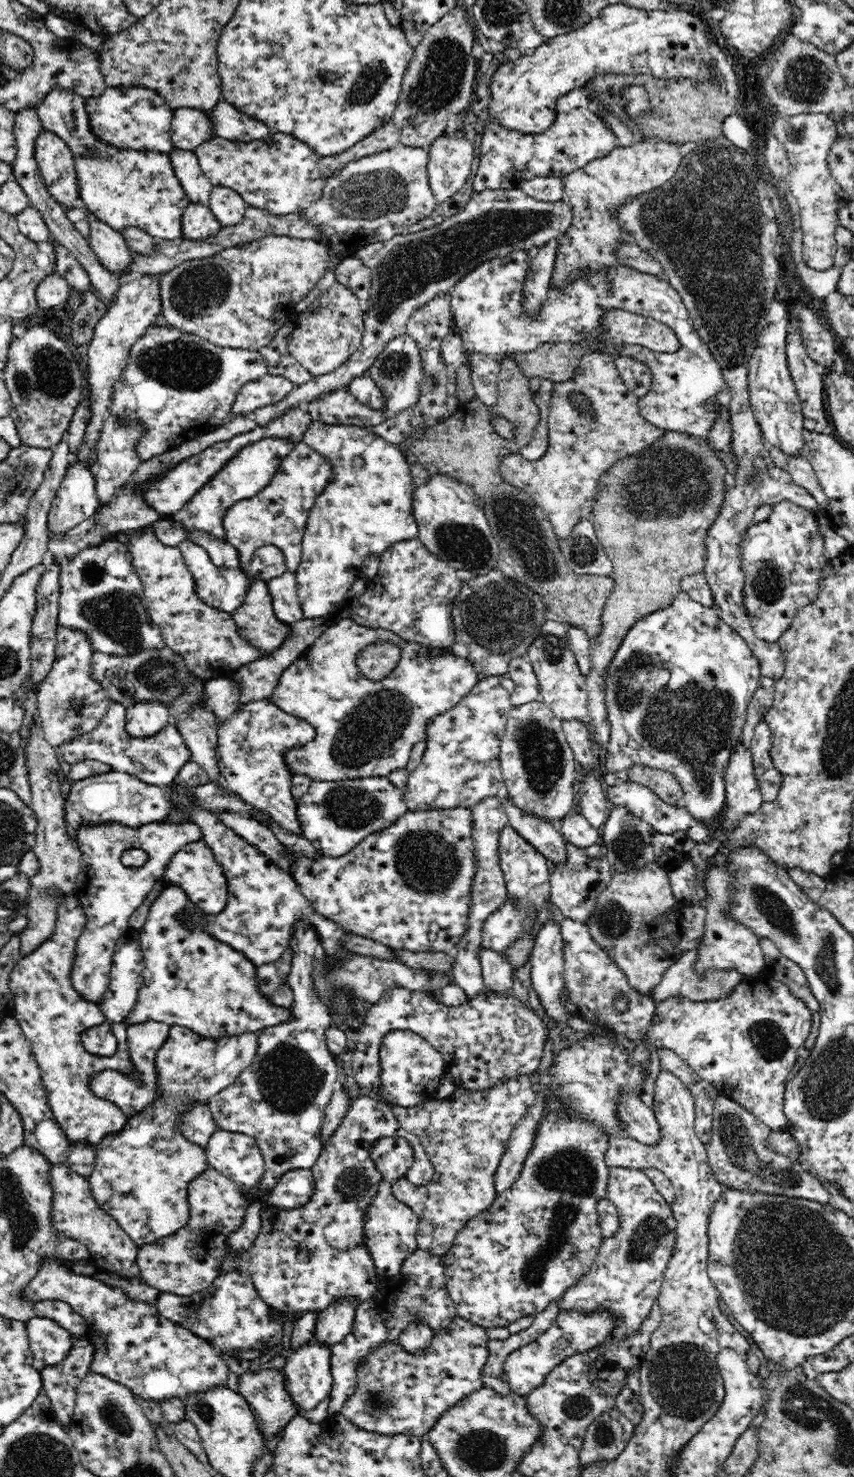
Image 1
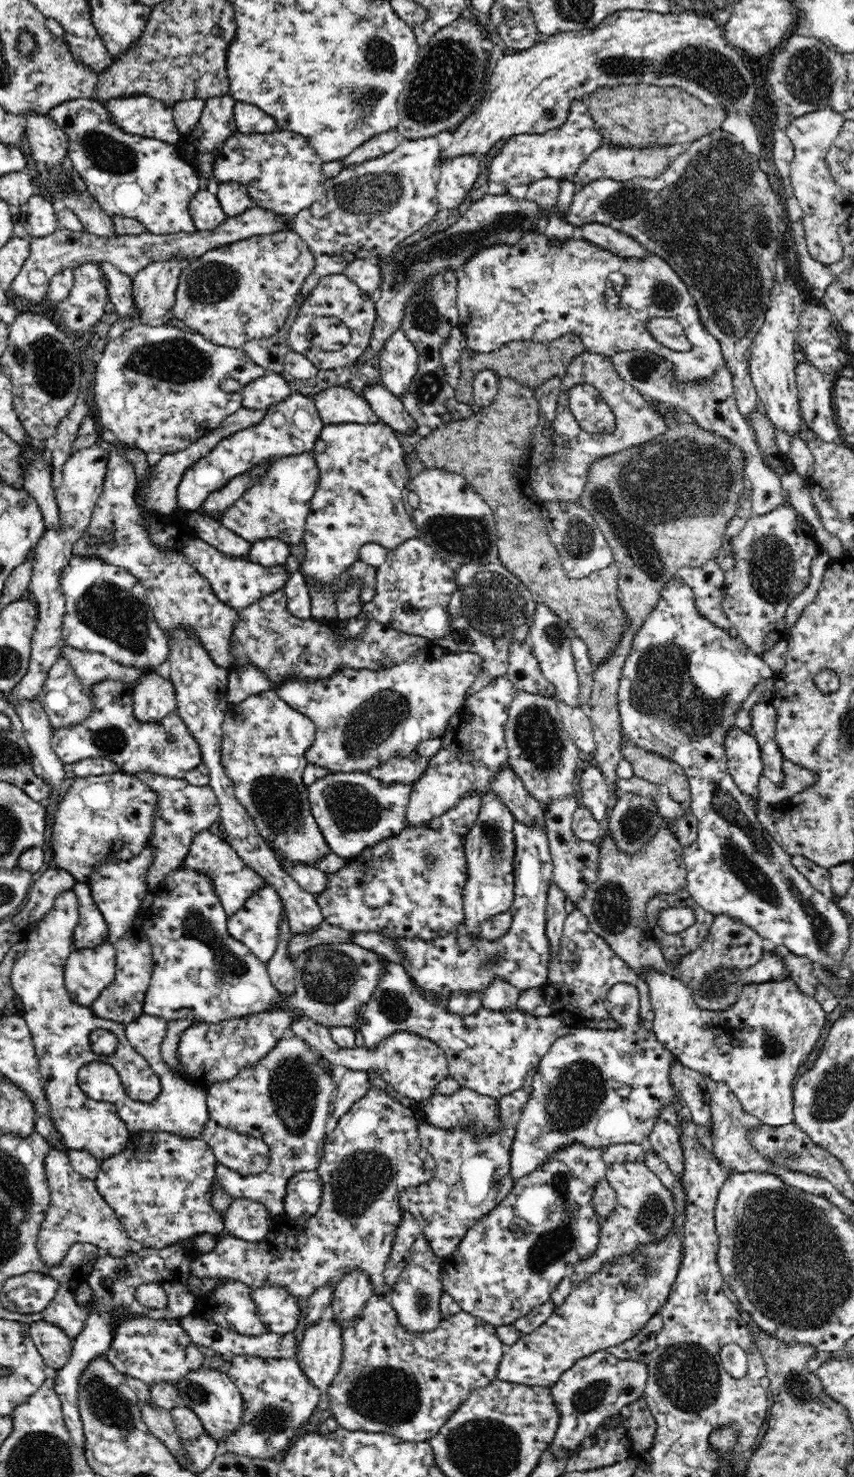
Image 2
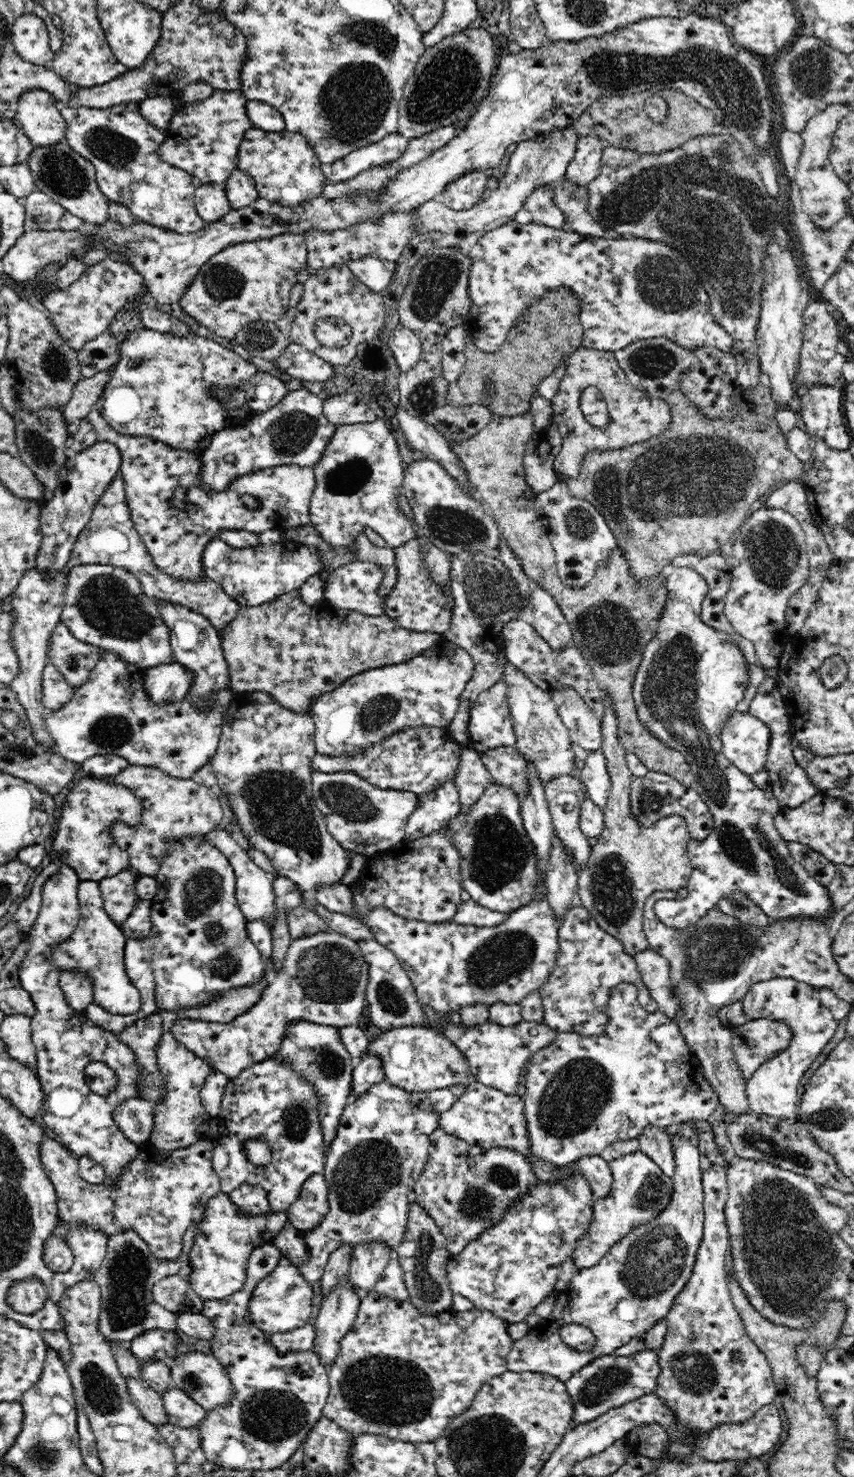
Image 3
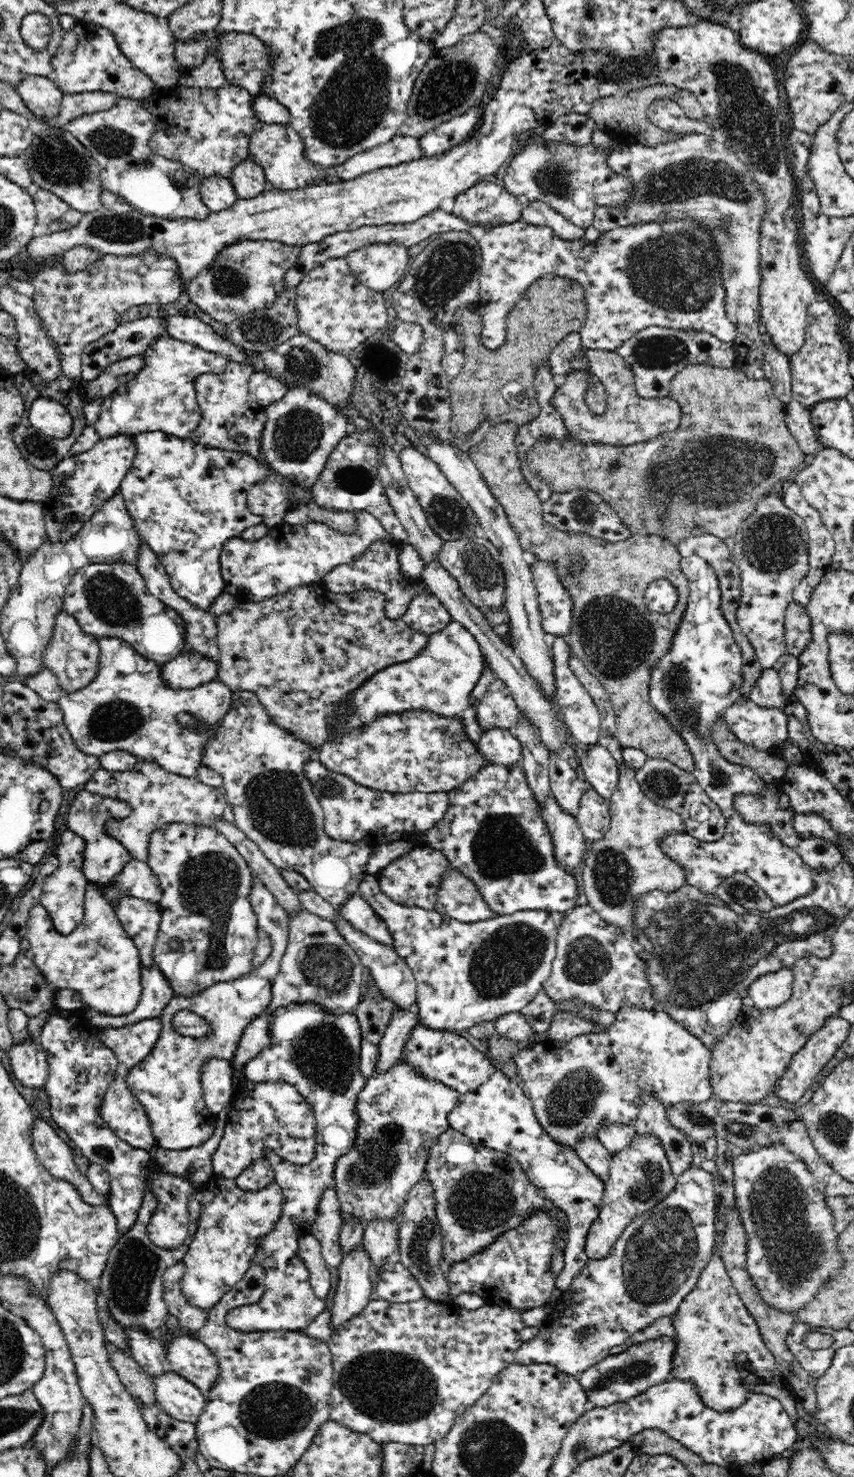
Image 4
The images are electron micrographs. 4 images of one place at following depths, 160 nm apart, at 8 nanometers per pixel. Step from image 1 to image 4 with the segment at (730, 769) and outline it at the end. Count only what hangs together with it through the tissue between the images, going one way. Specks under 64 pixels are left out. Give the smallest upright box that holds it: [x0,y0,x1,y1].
[722,695,788,751]

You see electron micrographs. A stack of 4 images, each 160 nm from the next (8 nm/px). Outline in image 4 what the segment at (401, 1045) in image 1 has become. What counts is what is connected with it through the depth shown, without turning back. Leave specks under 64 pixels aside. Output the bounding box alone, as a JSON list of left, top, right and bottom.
[147,823,496,1094]

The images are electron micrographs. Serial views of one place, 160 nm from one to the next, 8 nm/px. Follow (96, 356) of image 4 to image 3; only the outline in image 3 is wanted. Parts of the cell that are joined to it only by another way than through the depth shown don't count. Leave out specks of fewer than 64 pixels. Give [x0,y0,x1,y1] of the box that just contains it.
[77,331,123,379]

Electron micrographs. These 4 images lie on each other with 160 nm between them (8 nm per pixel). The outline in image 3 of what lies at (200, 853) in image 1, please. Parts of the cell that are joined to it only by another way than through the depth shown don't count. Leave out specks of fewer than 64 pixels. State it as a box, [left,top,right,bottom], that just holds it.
[205,829,278,927]

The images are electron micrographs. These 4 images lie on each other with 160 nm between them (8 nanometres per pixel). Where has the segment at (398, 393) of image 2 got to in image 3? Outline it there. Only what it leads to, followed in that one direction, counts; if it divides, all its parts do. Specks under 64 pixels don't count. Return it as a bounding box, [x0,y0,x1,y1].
[387,326,421,371]

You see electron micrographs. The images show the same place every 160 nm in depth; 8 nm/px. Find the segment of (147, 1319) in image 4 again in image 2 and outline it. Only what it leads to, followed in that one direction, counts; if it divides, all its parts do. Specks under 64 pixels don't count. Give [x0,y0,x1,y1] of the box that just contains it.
[56,1243,201,1449]

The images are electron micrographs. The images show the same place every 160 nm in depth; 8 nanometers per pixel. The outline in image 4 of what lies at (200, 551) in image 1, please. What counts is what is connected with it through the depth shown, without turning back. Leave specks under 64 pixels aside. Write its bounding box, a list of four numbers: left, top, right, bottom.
[219,509,386,603]

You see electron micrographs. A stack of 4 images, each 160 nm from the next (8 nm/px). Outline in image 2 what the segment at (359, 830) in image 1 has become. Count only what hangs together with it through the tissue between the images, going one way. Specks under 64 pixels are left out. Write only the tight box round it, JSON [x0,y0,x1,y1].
[308,771,412,859]

